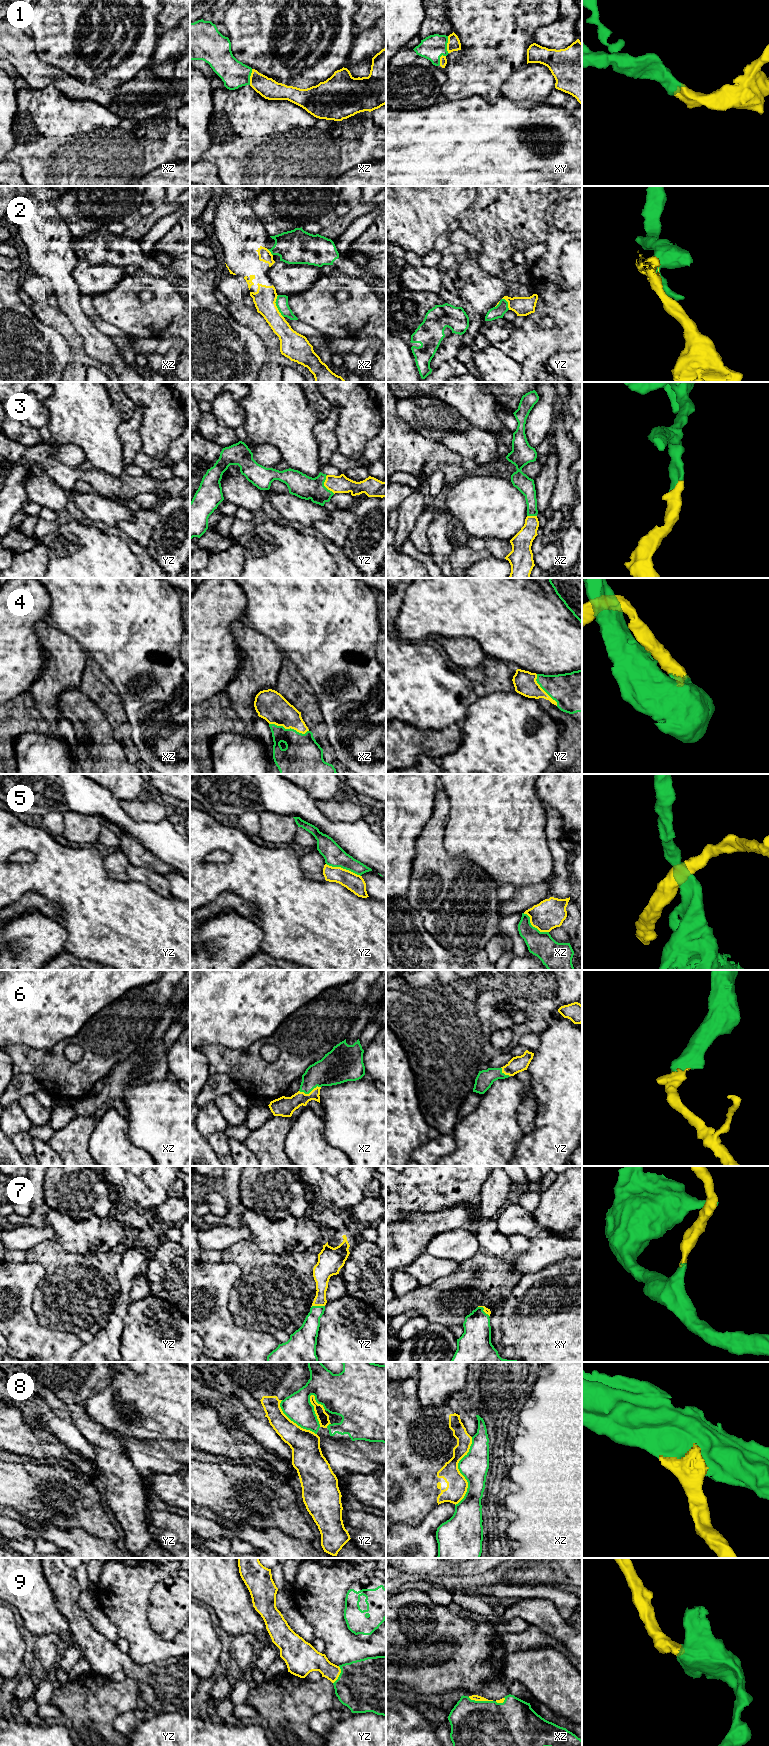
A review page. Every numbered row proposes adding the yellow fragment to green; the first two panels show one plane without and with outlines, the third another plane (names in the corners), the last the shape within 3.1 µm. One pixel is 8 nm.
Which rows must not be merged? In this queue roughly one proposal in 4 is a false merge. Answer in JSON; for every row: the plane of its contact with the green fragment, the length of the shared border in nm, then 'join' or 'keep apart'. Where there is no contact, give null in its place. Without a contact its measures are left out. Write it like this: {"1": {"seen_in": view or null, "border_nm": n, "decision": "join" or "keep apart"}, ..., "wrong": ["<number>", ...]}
{"1": {"seen_in": "xy", "border_nm": 140, "decision": "join"}, "2": {"seen_in": "xz", "border_nm": 190, "decision": "keep apart"}, "3": {"seen_in": "yz", "border_nm": 170, "decision": "join"}, "4": {"seen_in": "xz", "border_nm": 320, "decision": "join"}, "5": {"seen_in": "yz", "border_nm": 300, "decision": "keep apart"}, "6": {"seen_in": "xz", "border_nm": 180, "decision": "join"}, "7": {"seen_in": "yz", "border_nm": 110, "decision": "join"}, "8": {"seen_in": "xz", "border_nm": 550, "decision": "keep apart"}, "9": {"seen_in": "xz", "border_nm": 200, "decision": "join"}, "wrong": ["2", "5", "8"]}

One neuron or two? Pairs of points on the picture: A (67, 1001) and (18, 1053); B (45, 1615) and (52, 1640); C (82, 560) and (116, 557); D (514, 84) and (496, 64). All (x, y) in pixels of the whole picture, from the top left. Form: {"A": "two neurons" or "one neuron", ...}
{"A": "two neurons", "B": "two neurons", "C": "one neuron", "D": "two neurons"}

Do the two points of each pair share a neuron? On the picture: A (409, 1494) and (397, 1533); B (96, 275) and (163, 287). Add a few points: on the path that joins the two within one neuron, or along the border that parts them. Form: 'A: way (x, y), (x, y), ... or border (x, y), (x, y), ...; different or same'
A: border (423, 1519), (416, 1525), (396, 1524); different
B: border (125, 276), (115, 286), (101, 292); different

